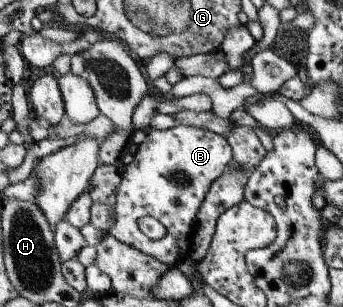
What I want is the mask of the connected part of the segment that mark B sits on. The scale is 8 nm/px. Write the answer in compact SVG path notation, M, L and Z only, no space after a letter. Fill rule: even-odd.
M176 125L157 130L152 127L132 130L127 144L118 156L120 181L111 195L114 208L114 224L108 228L108 233L122 243L134 246L146 255L156 258L169 268L175 266L179 258L187 256L193 232L194 216L204 200L209 185L227 168L232 160L232 150L227 141L211 131ZM143 216L151 216L165 227L165 235L157 240L149 239L137 227L137 220Z

